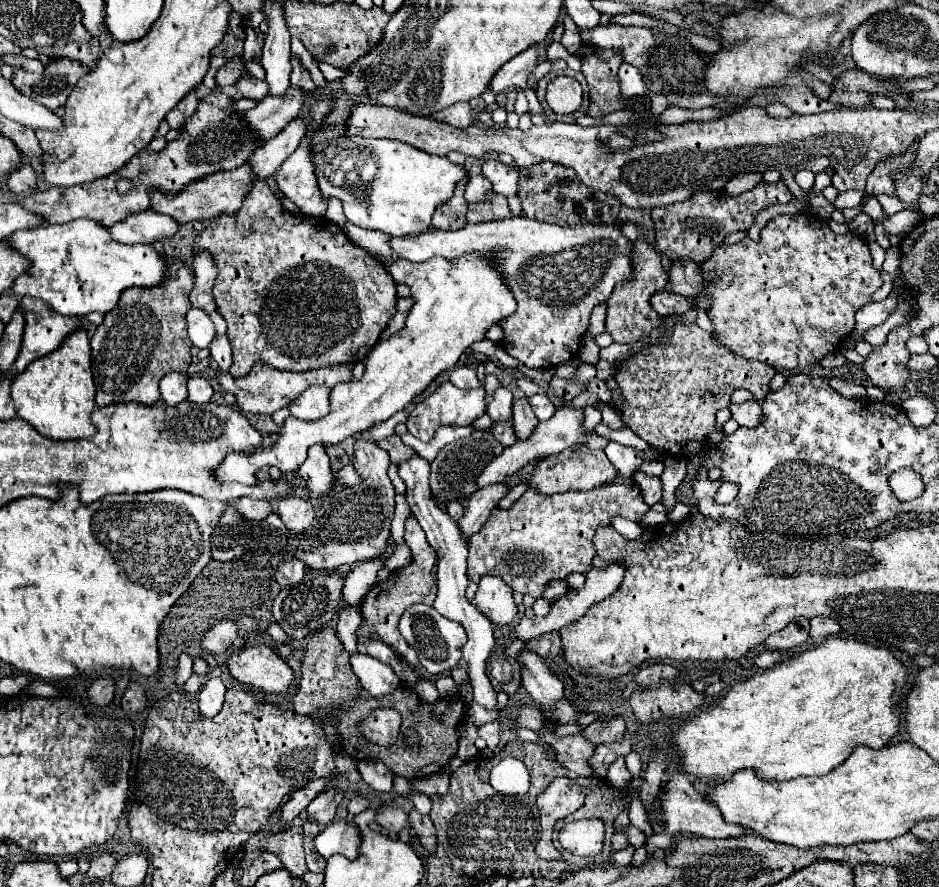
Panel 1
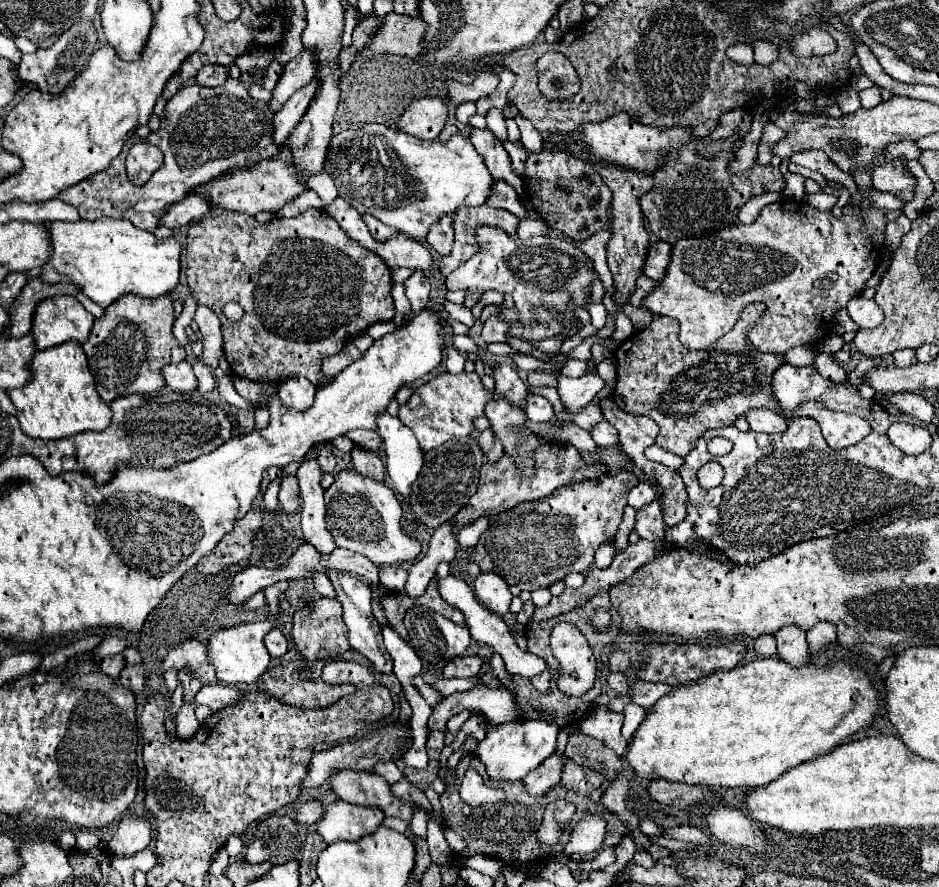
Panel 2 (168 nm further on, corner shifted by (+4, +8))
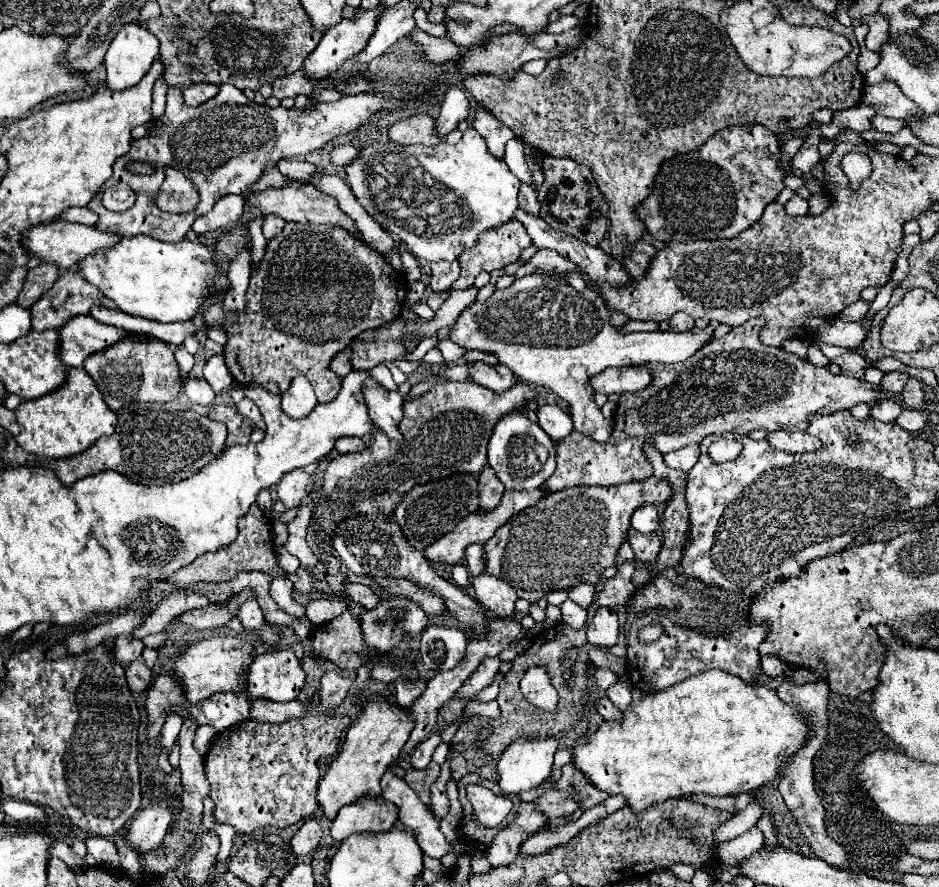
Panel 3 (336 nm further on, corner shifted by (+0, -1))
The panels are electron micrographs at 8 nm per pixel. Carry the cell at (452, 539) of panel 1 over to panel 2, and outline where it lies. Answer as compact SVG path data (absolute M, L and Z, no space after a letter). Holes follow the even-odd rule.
M389 412L377 416L377 432L383 440L383 450L387 454L387 474L401 496L411 492L411 484L423 466L423 452L419 450L413 432Z

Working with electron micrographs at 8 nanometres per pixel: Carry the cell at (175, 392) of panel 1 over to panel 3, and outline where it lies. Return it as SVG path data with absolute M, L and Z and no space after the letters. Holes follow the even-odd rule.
M187 375L183 381L183 389L185 389L185 395L189 397L189 401L197 403L197 405L209 405L215 399L215 393L209 389L209 385L203 377Z

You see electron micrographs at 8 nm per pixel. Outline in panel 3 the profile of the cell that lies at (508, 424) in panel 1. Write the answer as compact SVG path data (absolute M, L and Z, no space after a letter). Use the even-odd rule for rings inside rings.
M485 465L485 469L479 475L479 501L481 501L481 509L497 507L501 497L503 497L503 491L505 491L505 485L499 481L499 477L491 469L491 465Z

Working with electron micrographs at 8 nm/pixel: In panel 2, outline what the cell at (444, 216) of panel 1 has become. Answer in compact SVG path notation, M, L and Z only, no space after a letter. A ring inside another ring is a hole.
M443 216L443 220L435 226L431 226L427 234L427 244L439 254L439 256L449 256L451 246L453 246L453 218Z

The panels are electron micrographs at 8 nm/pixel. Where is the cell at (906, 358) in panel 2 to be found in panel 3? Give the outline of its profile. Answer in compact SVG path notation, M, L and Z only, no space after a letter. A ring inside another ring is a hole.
M891 371L891 373L885 373L885 377L881 381L881 387L885 391L889 391L891 395L897 395L897 393L903 391L907 379L909 379L909 373L905 373L905 371Z

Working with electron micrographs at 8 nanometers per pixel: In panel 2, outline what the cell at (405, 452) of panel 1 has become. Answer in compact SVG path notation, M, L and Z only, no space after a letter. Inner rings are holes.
M351 430L345 434L355 446L365 448L365 450L379 450L381 446L381 438L375 436L375 430Z

